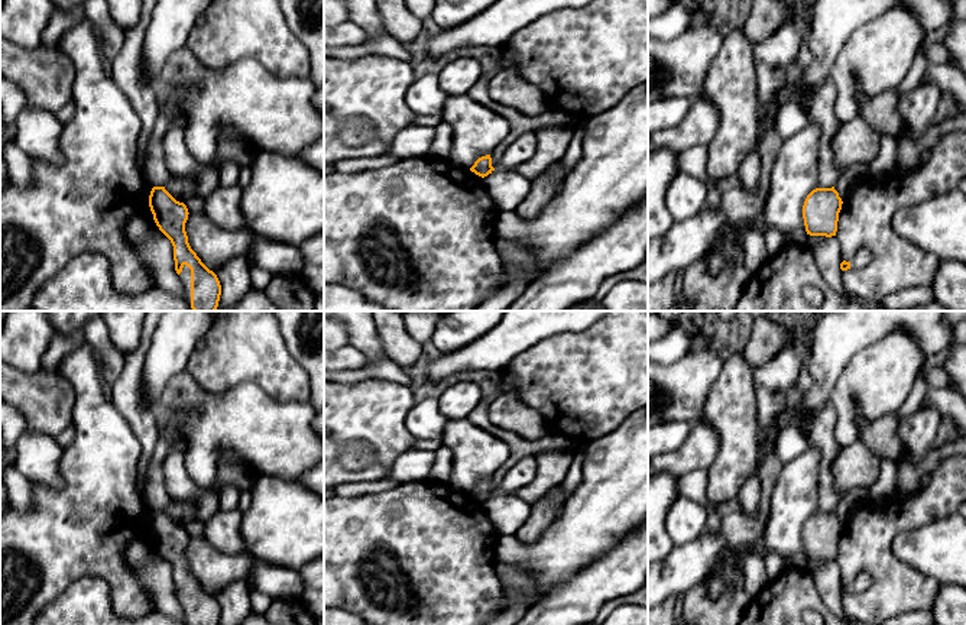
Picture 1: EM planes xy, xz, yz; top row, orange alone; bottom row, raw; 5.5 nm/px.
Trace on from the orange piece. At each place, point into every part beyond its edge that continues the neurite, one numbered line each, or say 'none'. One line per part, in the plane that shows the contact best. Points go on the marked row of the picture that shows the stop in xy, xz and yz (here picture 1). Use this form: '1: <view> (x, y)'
1: xy (185, 275)

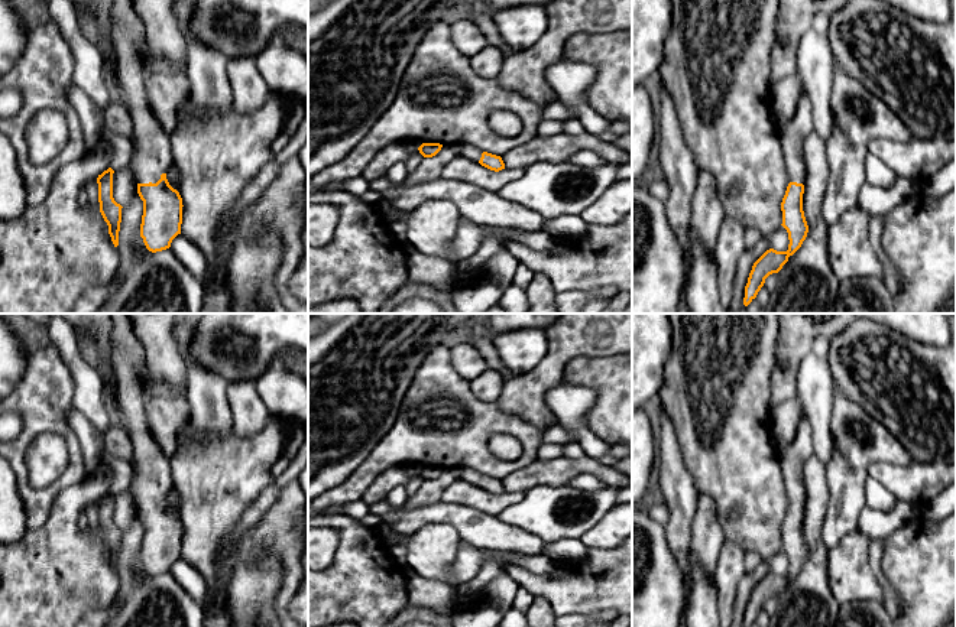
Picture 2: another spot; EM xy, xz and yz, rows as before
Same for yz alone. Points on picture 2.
1: yz (796, 130)

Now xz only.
1: xz (467, 150)

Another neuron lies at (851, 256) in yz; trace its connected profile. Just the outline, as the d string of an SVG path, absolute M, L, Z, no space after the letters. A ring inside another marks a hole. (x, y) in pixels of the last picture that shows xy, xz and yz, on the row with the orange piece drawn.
M862 208L849 209L837 224L832 224L827 228L827 253L829 264L837 280L855 279L855 277L876 277L882 279L882 266L874 253L869 243L871 215Z

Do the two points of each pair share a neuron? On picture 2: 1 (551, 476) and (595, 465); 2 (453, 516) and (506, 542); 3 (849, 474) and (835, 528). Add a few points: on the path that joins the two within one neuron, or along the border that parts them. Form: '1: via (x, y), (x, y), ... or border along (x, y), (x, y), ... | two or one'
1: via (561, 470), (585, 465) | one
2: via (466, 520), (475, 528), (493, 535) | one
3: via (846, 487), (846, 503), (842, 515) | one

